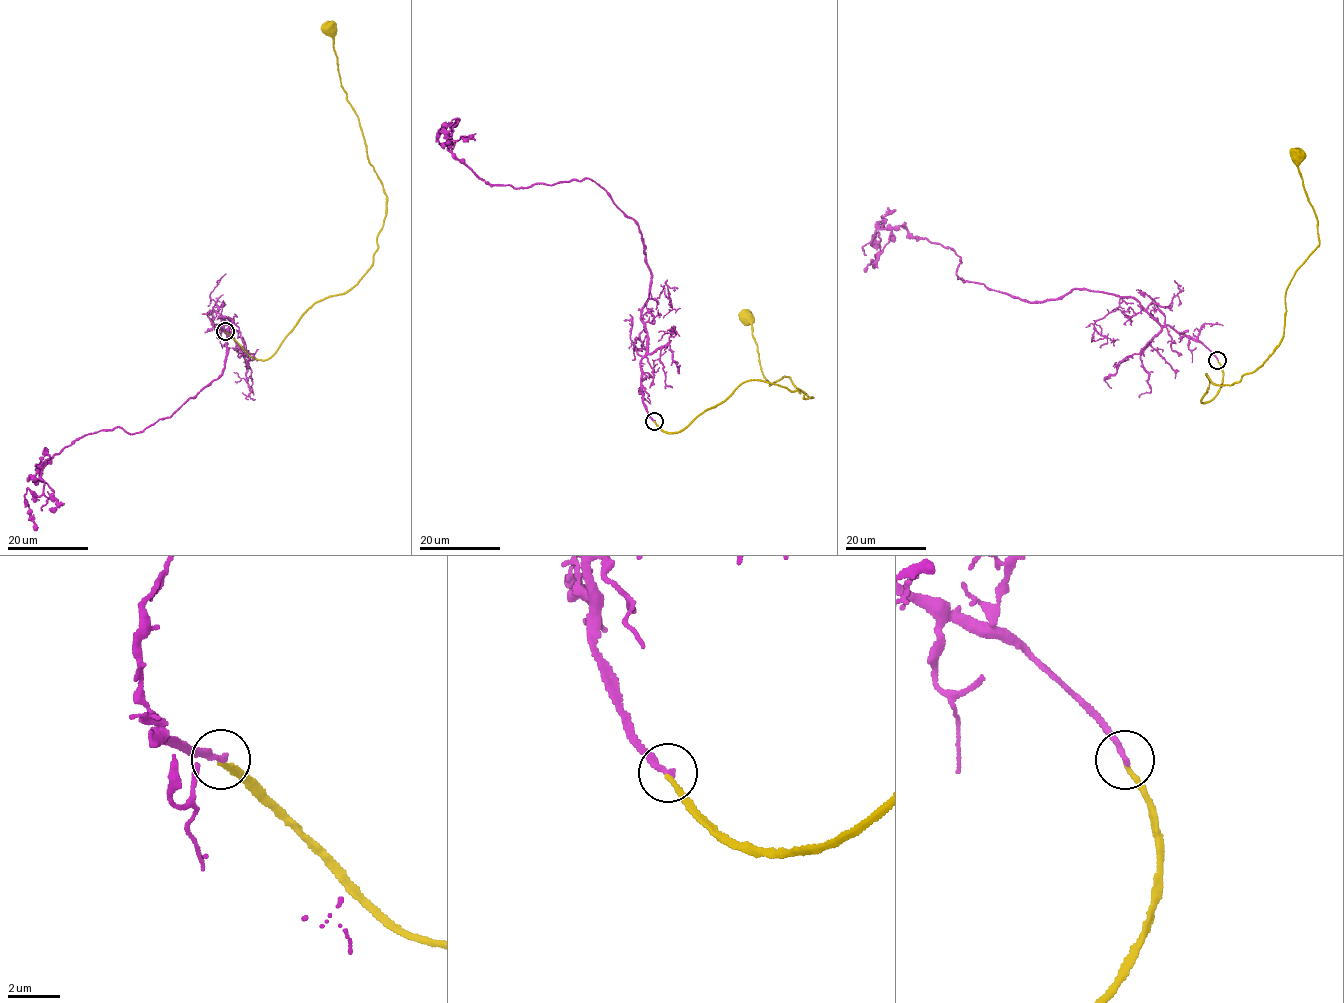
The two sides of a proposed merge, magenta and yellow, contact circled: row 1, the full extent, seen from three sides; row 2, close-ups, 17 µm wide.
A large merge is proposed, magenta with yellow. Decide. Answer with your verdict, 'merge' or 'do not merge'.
do not merge

